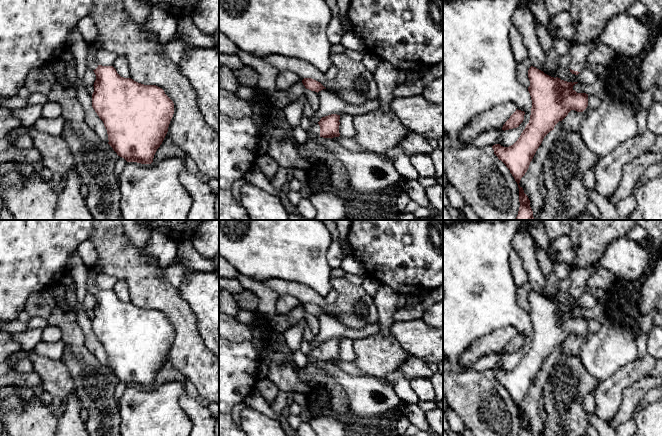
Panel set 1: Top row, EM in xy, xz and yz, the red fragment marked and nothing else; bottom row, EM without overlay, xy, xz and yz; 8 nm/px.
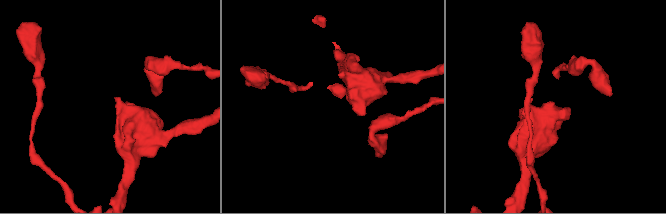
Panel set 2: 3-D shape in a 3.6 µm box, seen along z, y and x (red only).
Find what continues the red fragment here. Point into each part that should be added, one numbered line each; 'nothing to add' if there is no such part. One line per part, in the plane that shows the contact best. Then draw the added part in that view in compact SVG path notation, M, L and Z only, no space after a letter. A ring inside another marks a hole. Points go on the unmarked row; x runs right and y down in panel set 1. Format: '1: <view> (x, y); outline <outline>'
1: xz (314, 355); outline M317 347L311 350L310 354L307 356L307 361L308 364L314 364L318 360L320 360L320 350Z

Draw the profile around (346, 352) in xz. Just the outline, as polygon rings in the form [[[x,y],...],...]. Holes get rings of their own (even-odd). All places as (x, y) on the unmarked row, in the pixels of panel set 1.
[[[340,338],[339,357],[342,361],[354,362],[356,354],[353,349],[353,340],[349,338]]]

